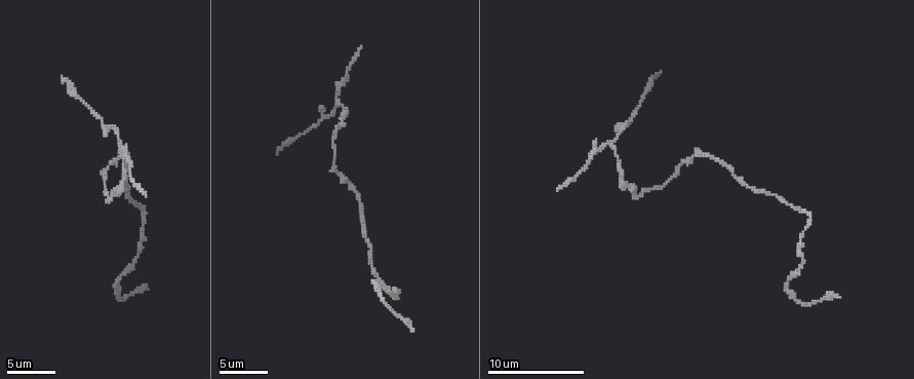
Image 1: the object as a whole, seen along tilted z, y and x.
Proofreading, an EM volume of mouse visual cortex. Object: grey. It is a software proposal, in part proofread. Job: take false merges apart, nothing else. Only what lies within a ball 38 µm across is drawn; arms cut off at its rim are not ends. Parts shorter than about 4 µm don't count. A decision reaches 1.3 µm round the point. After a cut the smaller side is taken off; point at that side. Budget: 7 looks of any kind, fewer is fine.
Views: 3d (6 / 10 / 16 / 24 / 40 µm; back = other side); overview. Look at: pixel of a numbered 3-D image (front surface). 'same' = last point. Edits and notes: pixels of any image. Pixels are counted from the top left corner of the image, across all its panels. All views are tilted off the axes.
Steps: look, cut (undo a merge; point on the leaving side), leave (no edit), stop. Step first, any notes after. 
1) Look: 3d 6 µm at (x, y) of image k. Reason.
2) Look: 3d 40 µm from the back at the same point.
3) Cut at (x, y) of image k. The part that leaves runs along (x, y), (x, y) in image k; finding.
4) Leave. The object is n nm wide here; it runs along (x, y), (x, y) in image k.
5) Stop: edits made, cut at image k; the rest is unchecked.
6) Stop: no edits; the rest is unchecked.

Look: 3d 10 µm at (118, 278) of image 1. A narrow waist.

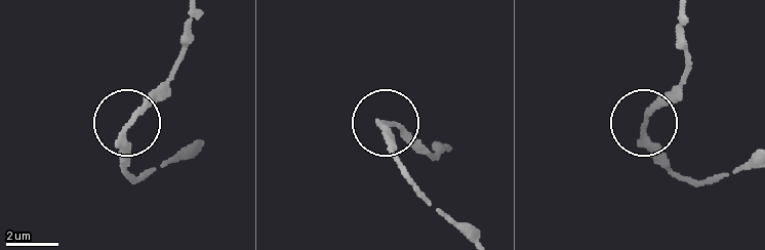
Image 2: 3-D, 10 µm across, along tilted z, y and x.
Leave. It runs along (189, 11), (179, 64), (129, 125), (123, 174) in image 2; all the same cell.

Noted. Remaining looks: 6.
Look: 3d 10 µm at (616, 156) of image 1. Narrows sharply.

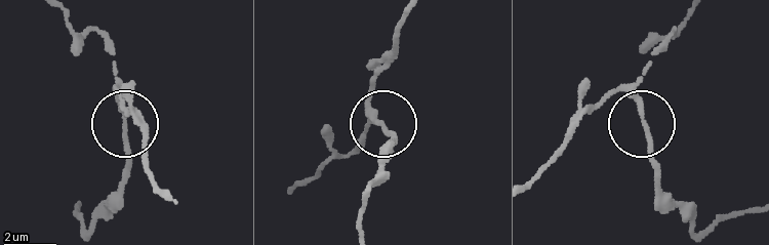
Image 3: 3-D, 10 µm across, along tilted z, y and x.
Leave. It runs along (747, 208), (702, 229), (666, 195), (634, 89), (645, 65) in image 3; all the same cell.

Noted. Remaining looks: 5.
Look: 3d 6 µm at (102, 171) of image 1. Calibre changes.

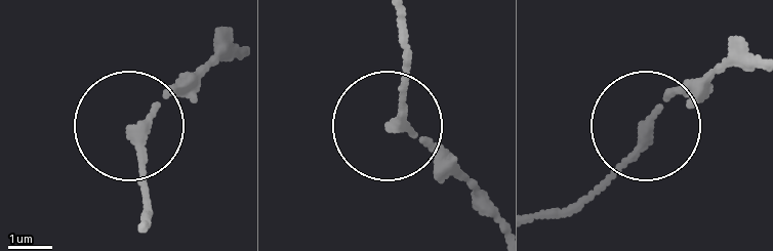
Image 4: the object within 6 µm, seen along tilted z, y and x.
Look: 3d 6 µm from the back at (646, 132) of image 4.

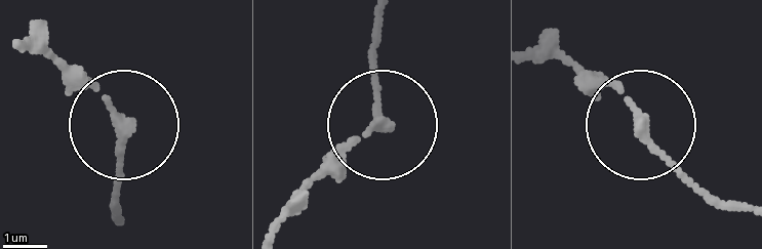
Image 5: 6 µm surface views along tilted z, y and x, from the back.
Leave. It runs along (536, 60), (600, 80), (722, 207) in image 5; all the same cell.

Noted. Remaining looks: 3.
Look: 3d 6 µm at (336, 129) of image 1. Thick turns thin.

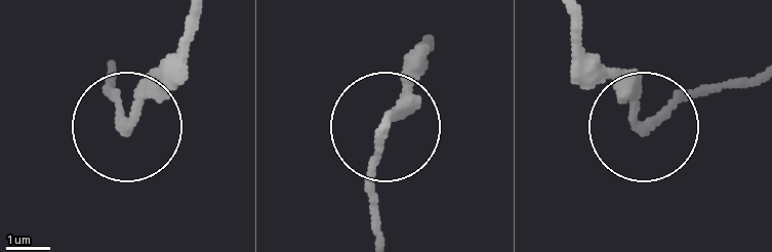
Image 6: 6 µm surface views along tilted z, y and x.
Look: 3d 6 µm from the back at (123, 121) of image 6.

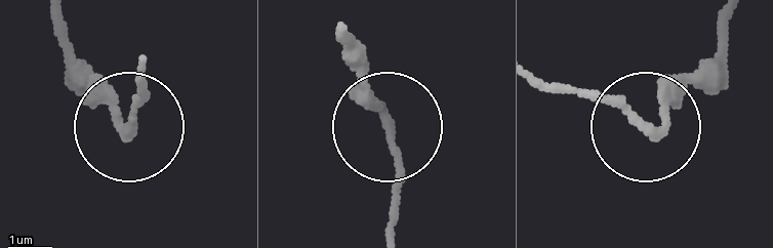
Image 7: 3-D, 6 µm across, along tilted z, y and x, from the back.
Leave. It runs along (393, 232), (401, 156), (343, 58) in image 7; one cell here.

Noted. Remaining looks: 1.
Stop: no edits; the rest is unchecked.

